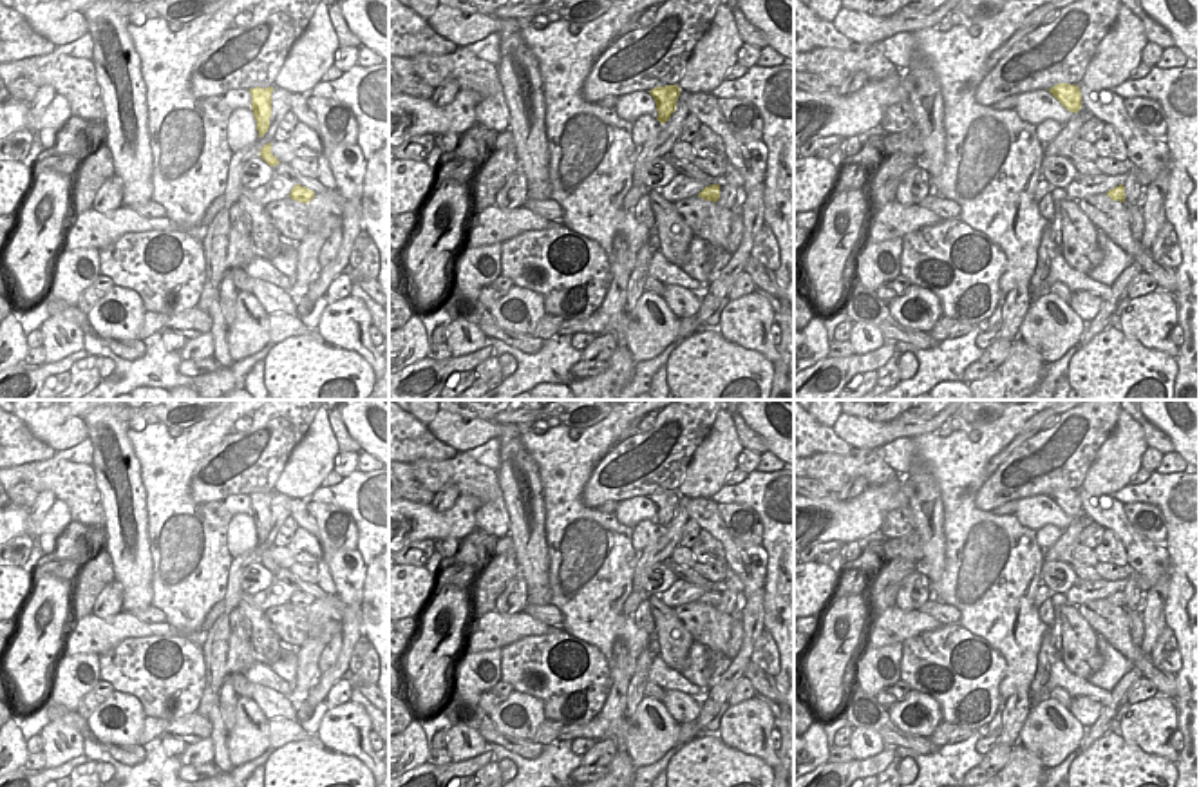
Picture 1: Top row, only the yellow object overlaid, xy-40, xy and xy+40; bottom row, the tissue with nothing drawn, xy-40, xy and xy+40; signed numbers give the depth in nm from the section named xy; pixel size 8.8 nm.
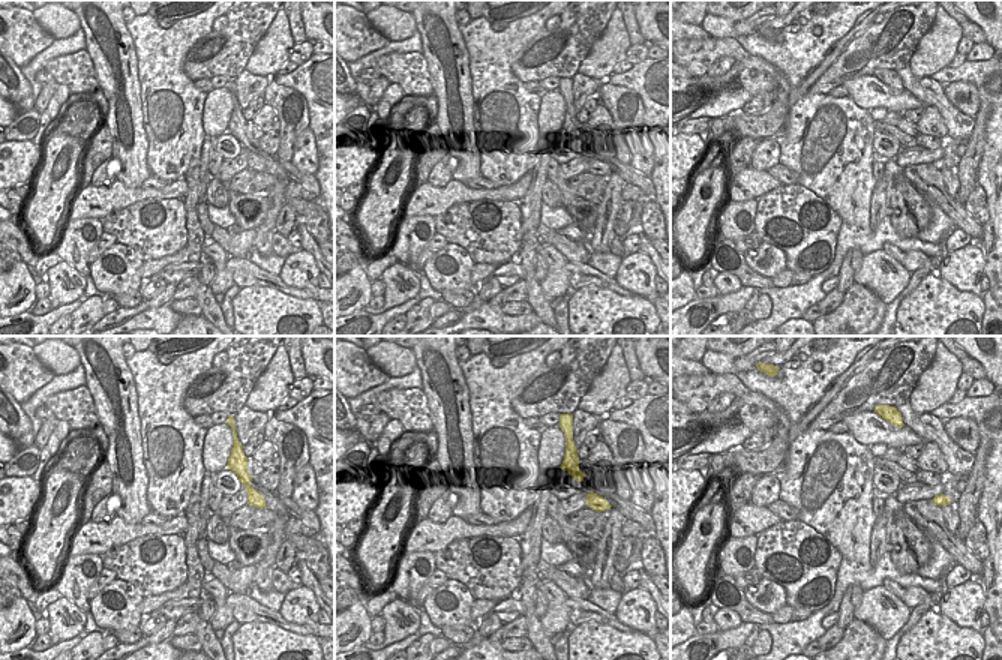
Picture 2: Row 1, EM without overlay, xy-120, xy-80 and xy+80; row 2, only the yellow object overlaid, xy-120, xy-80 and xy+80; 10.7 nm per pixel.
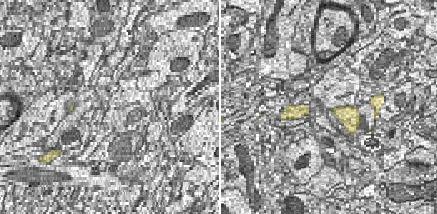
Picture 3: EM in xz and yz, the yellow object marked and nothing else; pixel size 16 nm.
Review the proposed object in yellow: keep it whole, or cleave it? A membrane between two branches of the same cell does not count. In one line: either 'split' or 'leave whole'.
split

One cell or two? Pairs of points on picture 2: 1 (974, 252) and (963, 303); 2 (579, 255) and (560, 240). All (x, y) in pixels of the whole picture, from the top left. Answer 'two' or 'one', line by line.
1: two
2: one

